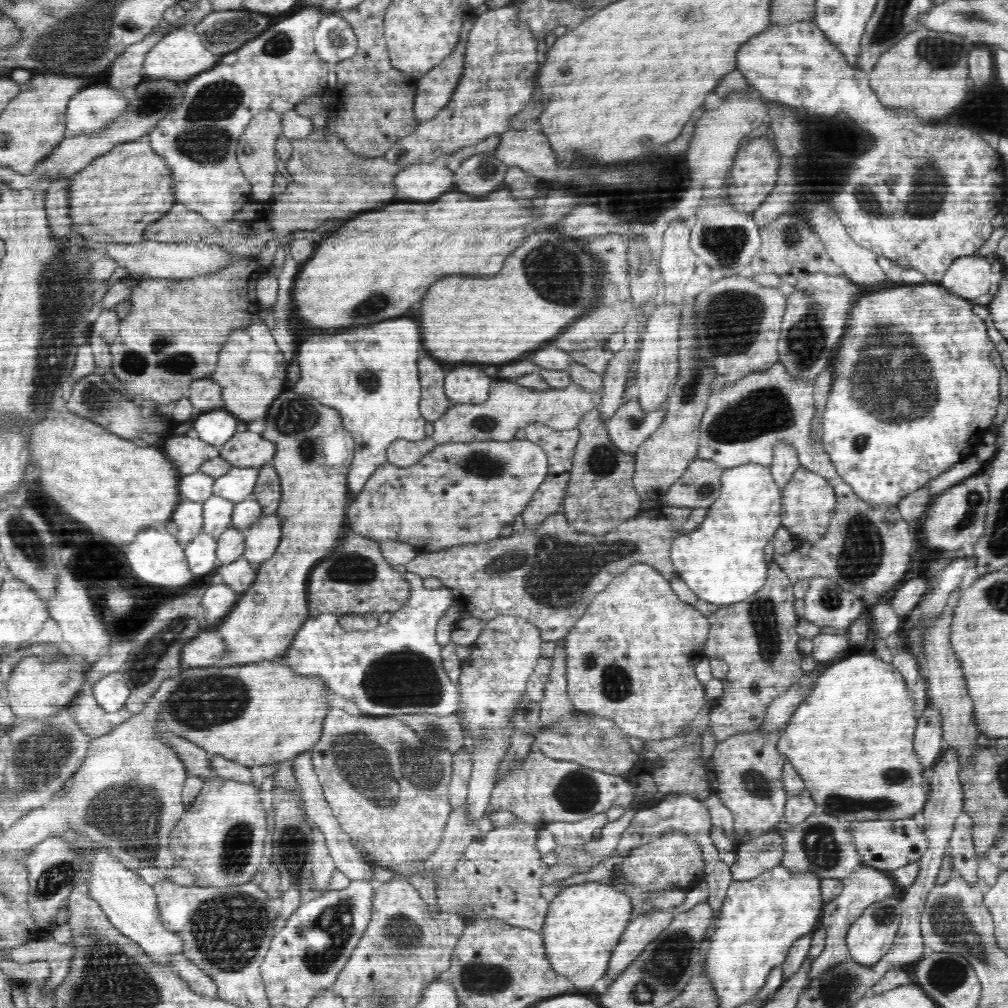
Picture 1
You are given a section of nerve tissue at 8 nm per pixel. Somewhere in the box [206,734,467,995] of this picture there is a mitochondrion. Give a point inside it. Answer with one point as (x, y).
(337, 922)

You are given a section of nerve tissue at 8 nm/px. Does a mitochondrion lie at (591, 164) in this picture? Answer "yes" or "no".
no

